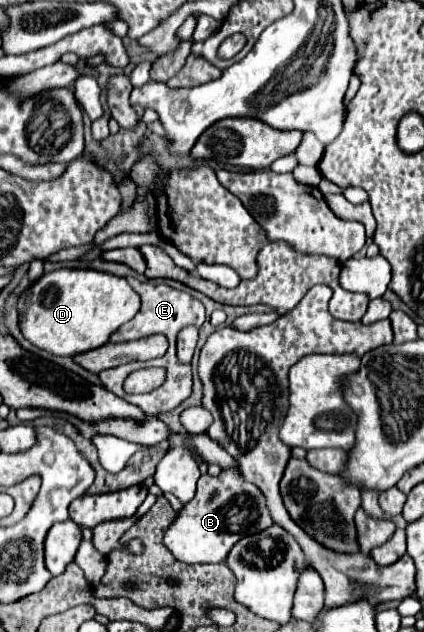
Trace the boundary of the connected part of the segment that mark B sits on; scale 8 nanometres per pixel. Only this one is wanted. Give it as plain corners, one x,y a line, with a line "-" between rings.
224,470
220,476
200,476
196,496
176,514
172,526
164,534
164,546
172,556
186,564
224,562
230,548
244,536
256,534
272,526
262,492
246,482
238,470

